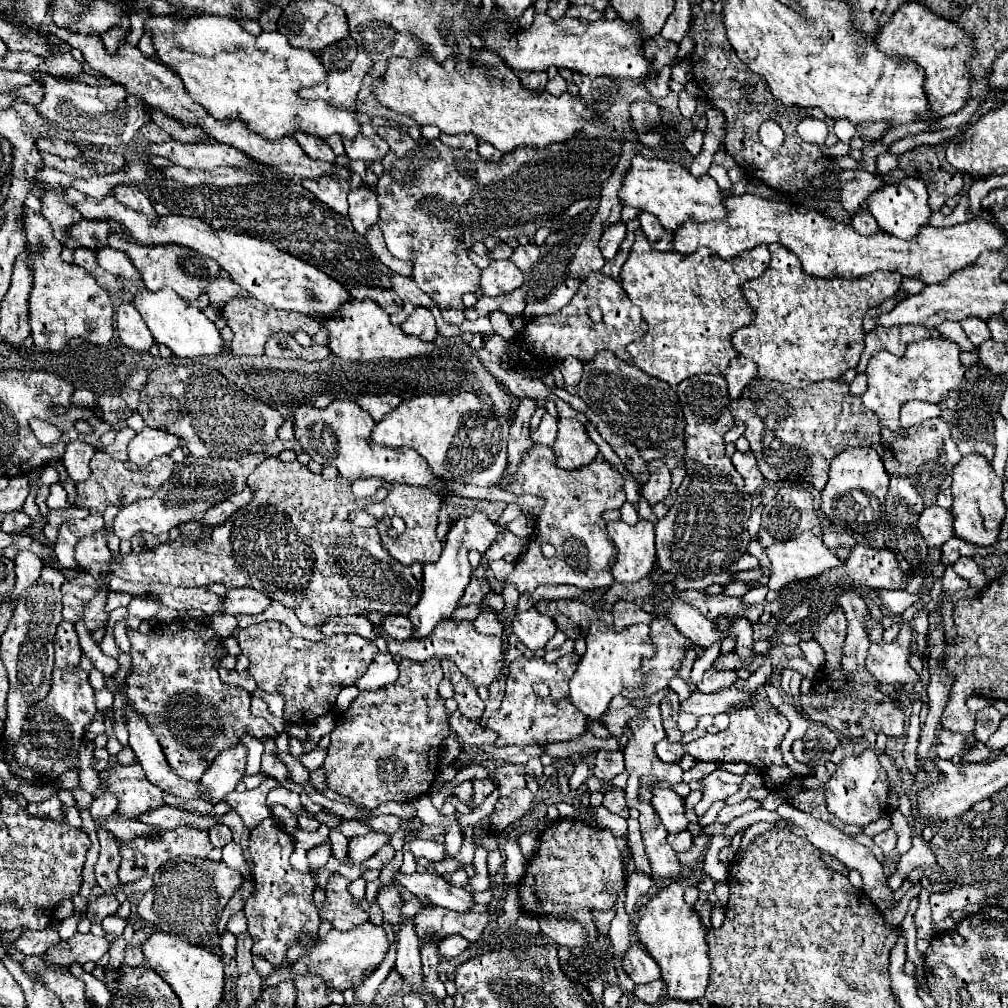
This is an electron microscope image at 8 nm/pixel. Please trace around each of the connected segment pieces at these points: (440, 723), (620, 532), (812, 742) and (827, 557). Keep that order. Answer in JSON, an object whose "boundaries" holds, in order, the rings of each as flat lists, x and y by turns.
{"boundaries":[[[403,659,401,675,395,683,385,685,377,691,361,691,357,699,349,705,349,709,337,715,337,725,331,731,331,745,323,763,323,769,327,771,331,789,335,793,341,793,357,801,359,805,373,809,385,801,409,803,431,787,439,771,441,743,451,733,445,699,441,699,437,691,441,679,443,671,439,659,429,659,423,663]],[[609,521,607,531,617,547,617,559,611,567,611,575,617,583,635,583,643,579,655,565,655,533,653,525,647,521,639,521,637,525,627,525,623,521]],[[811,723,805,735,793,741,791,751,799,763,819,763,829,759,837,745,839,735,833,729,823,727,823,723]],[[805,531,791,541,775,543,775,545,767,547,765,553,771,561,771,571,773,571,771,581,769,581,769,589,775,589,775,591,787,587,789,583,813,579,815,575,821,575,823,571,829,571,829,569,841,565,841,559,837,557,837,553,831,551,829,547,825,547,825,543,819,537,815,537,811,531]]]}

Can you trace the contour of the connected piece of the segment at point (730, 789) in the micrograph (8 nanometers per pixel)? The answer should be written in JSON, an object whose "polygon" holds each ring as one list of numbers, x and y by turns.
{"polygon":[[717,769,717,771,705,775,701,781,703,781,703,799,695,805,695,815,699,815,699,817,711,807,711,803,725,801,729,795,733,795,741,787,743,777]]}

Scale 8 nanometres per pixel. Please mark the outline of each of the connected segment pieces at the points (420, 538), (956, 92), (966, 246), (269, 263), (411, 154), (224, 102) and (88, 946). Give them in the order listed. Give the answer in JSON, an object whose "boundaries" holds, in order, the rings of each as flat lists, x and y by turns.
{"boundaries":[[[393,485,389,495,387,495,387,505,393,507,393,511,405,521,407,529,399,533,395,539,391,539,387,545,387,535,383,537,383,547,401,563,401,565,411,565,411,563,435,563,441,555,441,541,435,535,437,529,437,517,439,517,439,507,441,499,429,489,429,487,413,487,413,485]],[[905,3,899,7,889,23,885,23,875,39,879,51,889,55,891,59,909,59,923,67,925,71,925,97,929,101,929,111,935,117,945,117,957,113,969,101,969,69,965,61,973,57,973,43,963,29,955,27,955,23,937,17,933,11,919,3]],[[731,195,723,201,727,217,719,221,687,221,683,227,675,231,673,249,679,253,693,253,699,247,713,249,721,259,733,259,743,251,749,251,761,243,781,243,789,251,793,251,801,267,807,275,823,277,823,279,857,279,869,275,873,271,899,271,903,277,915,277,925,285,941,283,951,273,959,271,975,263,975,259,983,251,999,251,1003,249,1005,235,985,219,973,219,967,223,959,223,953,227,921,227,917,237,911,241,895,239,885,231,877,235,859,235,849,223,839,223,827,219,825,215,817,213,815,209,763,199,759,195]],[[107,195,105,199,93,199,87,197,85,201,75,203,75,209,81,213,83,219,91,221,115,221,123,227,123,233,133,237,141,245,183,245,189,249,195,249,211,259,215,259,229,277,239,283,253,299,265,303,267,307,275,309,289,309,299,313,317,313,317,315,333,315,335,309,339,309,339,303,345,303,349,293,343,289,341,283,331,279,327,273,311,267,309,263,279,251,269,241,263,241,259,237,251,237,247,233,233,233,227,229,213,229,211,225,203,223,201,219,183,217,183,215,163,215,157,221,151,221,141,211,133,211,119,203,113,195]],[[387,125,377,127,377,133,391,147,381,161,383,175,377,181,377,203,381,207,377,225,385,235,387,249,397,259,413,257,415,283,439,305,443,319,457,325,465,321,465,305,461,297,465,291,477,291,481,277,481,269,473,265,473,261,467,255,467,249,475,241,481,241,489,235,495,235,501,241,517,237,521,233,533,237,535,231,541,227,541,221,543,225,547,225,555,219,555,213,569,209,575,201,591,197,591,193,601,189,603,181,611,177,611,171,615,169,623,147,621,139,599,135,589,137,583,133,567,143,553,143,543,149,515,149,507,153,499,163,493,163,483,159,477,151,453,149,449,145,443,145,439,139,415,141,409,137,409,133,403,133]],[[153,15,153,17,145,19,143,31,147,35,151,35,153,47,157,51,157,57,161,59,161,63,171,67,183,79,187,93,197,103,201,103,211,115,215,115,215,119,227,119,227,115,239,117,239,119,247,121,247,125,251,125,255,133,263,135,265,139,271,139,271,141,289,137,301,129,307,131,309,135,317,135,317,137,327,137,333,133,347,137,347,135,355,135,355,131,359,131,355,113,339,111,323,101,309,101,309,99,297,97,299,89,311,87,311,85,323,81,327,71,325,71,325,67,321,67,319,59,313,53,291,47,289,39,285,35,281,35,279,31,273,31,273,33,263,31,261,35,253,37,239,25,237,19,221,17,221,15,191,15,191,17]],[[75,933,73,937,51,945,45,953,45,961,47,965,63,965,63,967,69,967,73,963,85,965,87,961,97,963,101,955,105,955,107,951,109,945,103,937,95,937,91,933,87,935]]]}

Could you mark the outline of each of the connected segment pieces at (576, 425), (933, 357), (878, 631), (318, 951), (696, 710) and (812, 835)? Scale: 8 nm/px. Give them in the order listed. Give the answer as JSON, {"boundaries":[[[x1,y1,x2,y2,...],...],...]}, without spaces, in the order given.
{"boundaries":[[[559,419,557,439,553,443,553,453,557,457,557,467,575,469,589,463,599,453,597,445,587,437,583,423,577,419]],[[931,337,919,343,911,343,907,347,907,355,903,359,895,359,895,355,881,351,879,355,871,357,867,367,869,387,865,391,863,405,873,411,883,425,887,425,891,431,897,429,897,413,901,403,907,401,927,401,927,403,939,403,951,389,959,389,963,383,965,367,959,363,959,347,945,339,945,337]],[[871,615,863,619,867,637,869,637,869,651,865,665,873,673,879,683,903,683,911,685,919,679,919,675,909,665,911,645,913,645,913,627,907,621,901,621,899,635,887,643,883,641,883,625,875,621]],[[371,921,351,929,351,931,335,931,331,929,311,951,301,955,295,963,289,965,293,975,319,975,327,987,335,991,345,991,363,981,363,971,367,967,379,965,389,949,387,935,383,927,373,925]],[[727,687,719,689,715,693,693,693,687,701,681,701,681,713,693,713,695,717,701,715,717,715,725,713,731,707,737,705,747,705,755,697,755,691,743,691,737,687]],[[783,803,783,805,777,809,777,813,779,813,781,817,793,821,795,825,803,827,805,833,807,833,807,839,809,839,817,849,827,851,829,855,837,857,837,859,839,859,841,863,845,863,849,869,857,869,857,871,861,873,861,877,863,877,863,889,865,889,867,895,871,895,873,901,887,901,889,907,895,907,895,905,897,905,897,903,893,901,893,891,891,891,889,885,887,885,887,877,885,877,883,865,875,859,875,855,873,855,867,847,863,847,861,843,857,843,855,837,849,837,849,835,841,833,837,827,833,827,833,825,829,825,829,823,821,823,821,819,811,817,811,815,795,809,795,807,789,805,789,803]]]}

